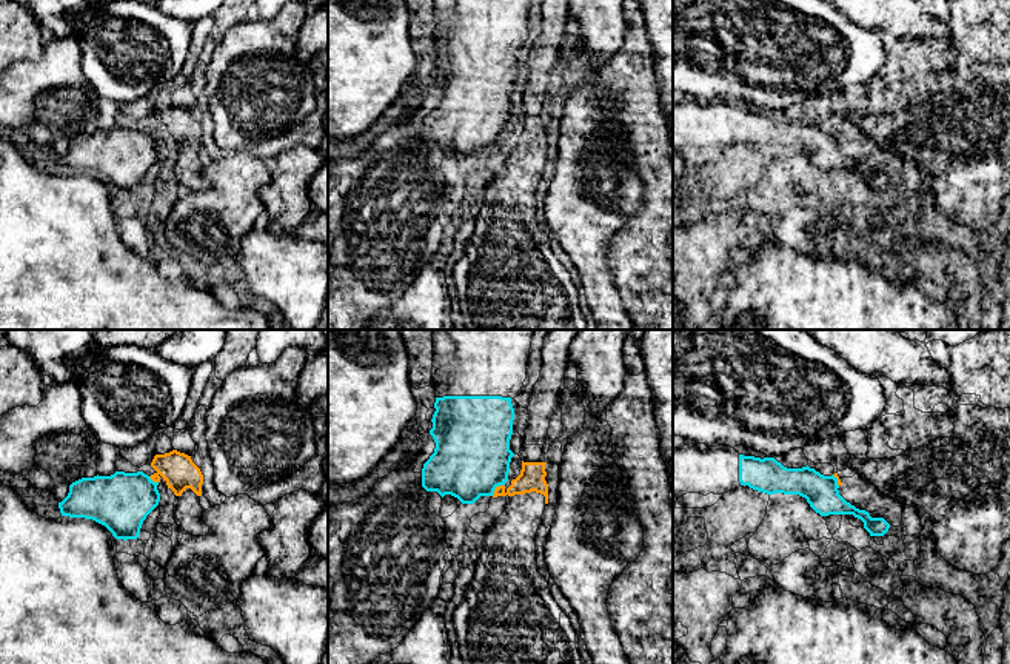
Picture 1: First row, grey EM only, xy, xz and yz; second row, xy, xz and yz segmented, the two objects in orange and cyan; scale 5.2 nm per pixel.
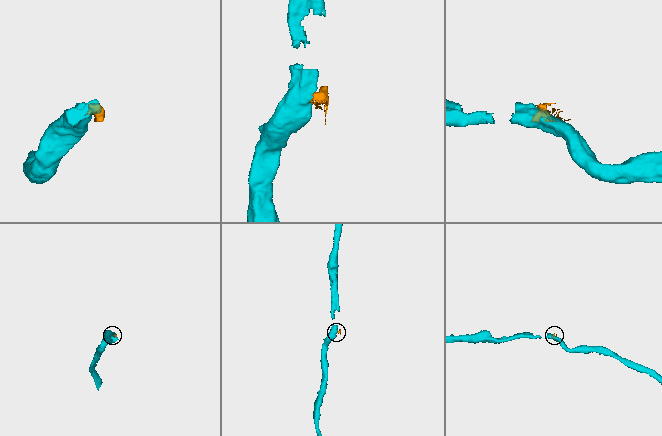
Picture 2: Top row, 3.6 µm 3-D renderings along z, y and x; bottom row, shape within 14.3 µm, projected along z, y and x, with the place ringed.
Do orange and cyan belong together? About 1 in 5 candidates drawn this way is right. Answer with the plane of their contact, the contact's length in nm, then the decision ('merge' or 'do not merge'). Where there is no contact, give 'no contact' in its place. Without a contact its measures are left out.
meets orange in xz; contact 90 nm long; do not merge

